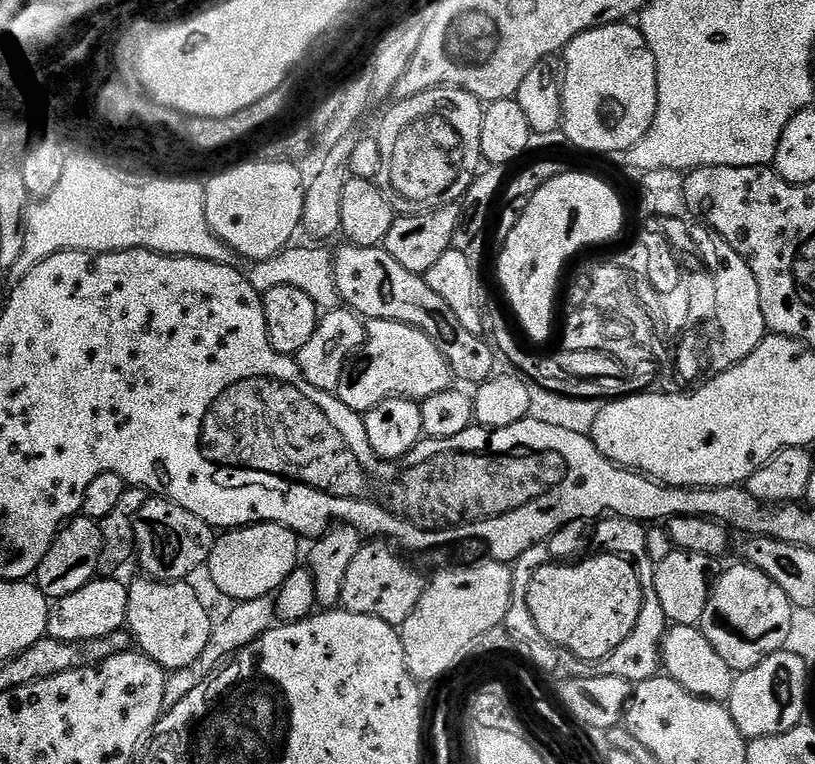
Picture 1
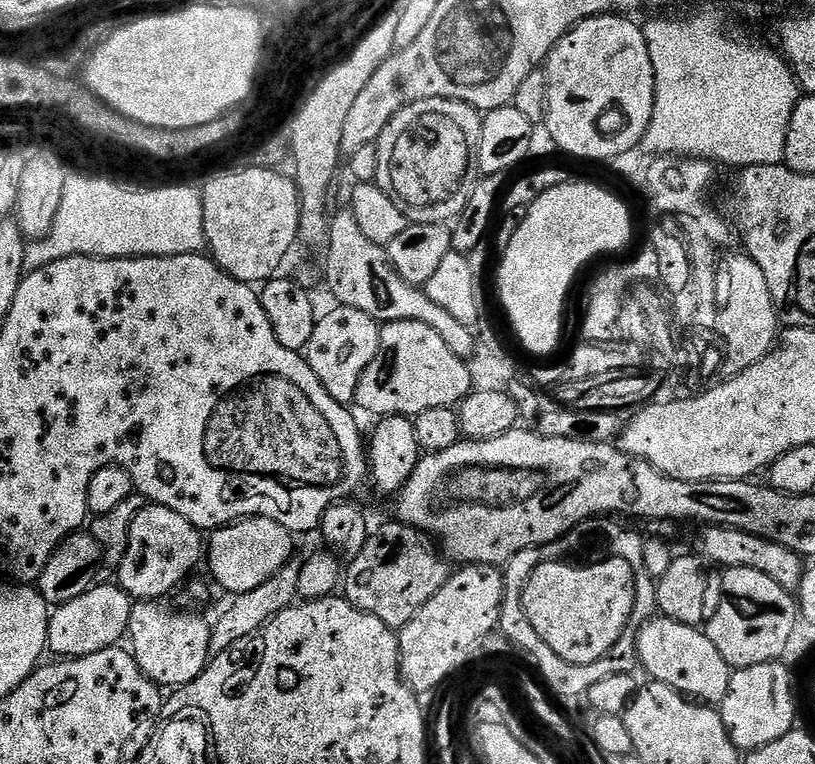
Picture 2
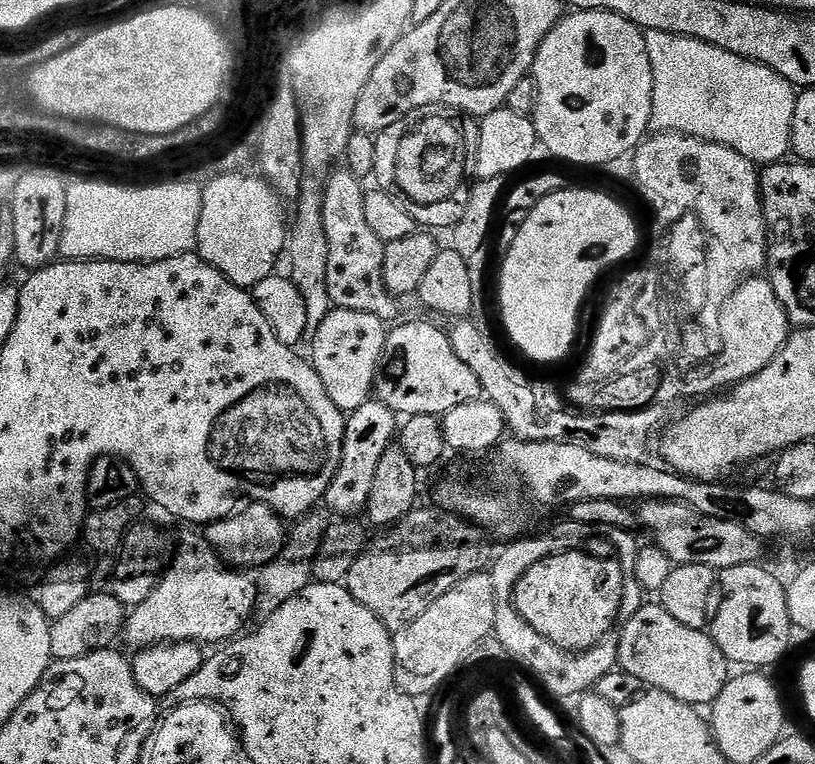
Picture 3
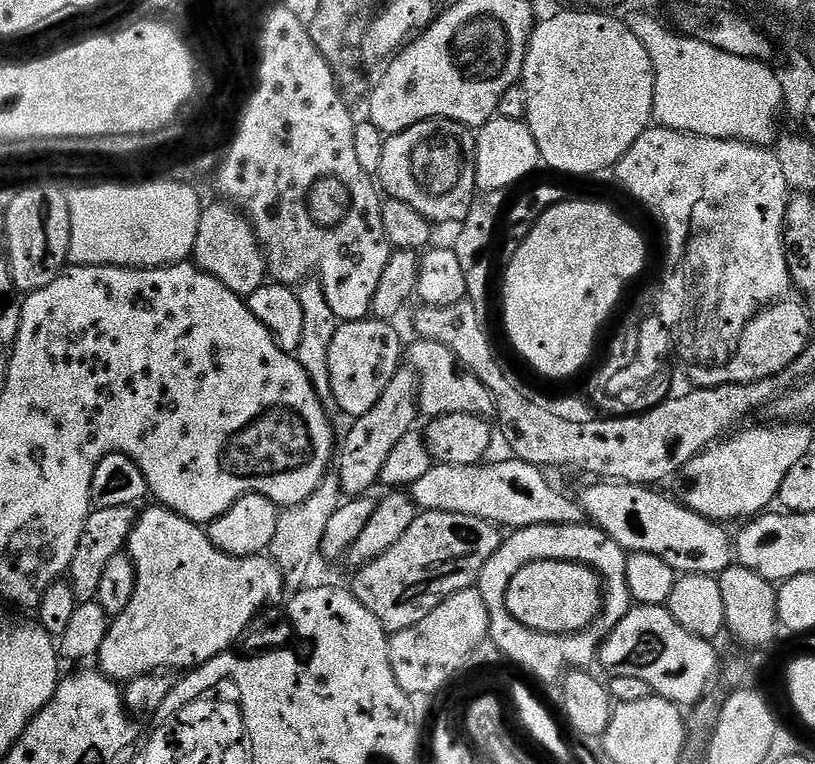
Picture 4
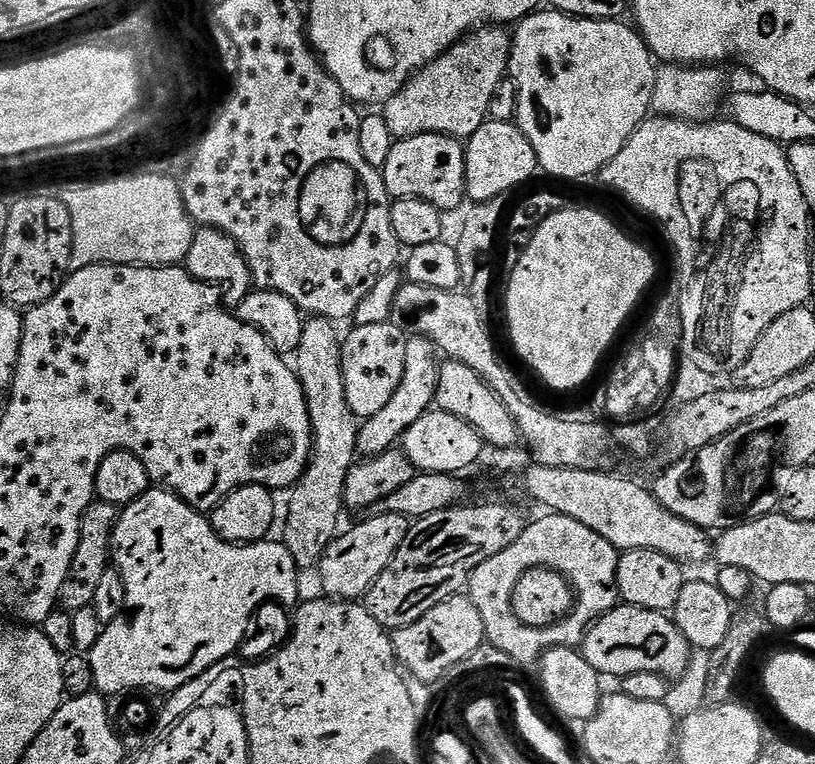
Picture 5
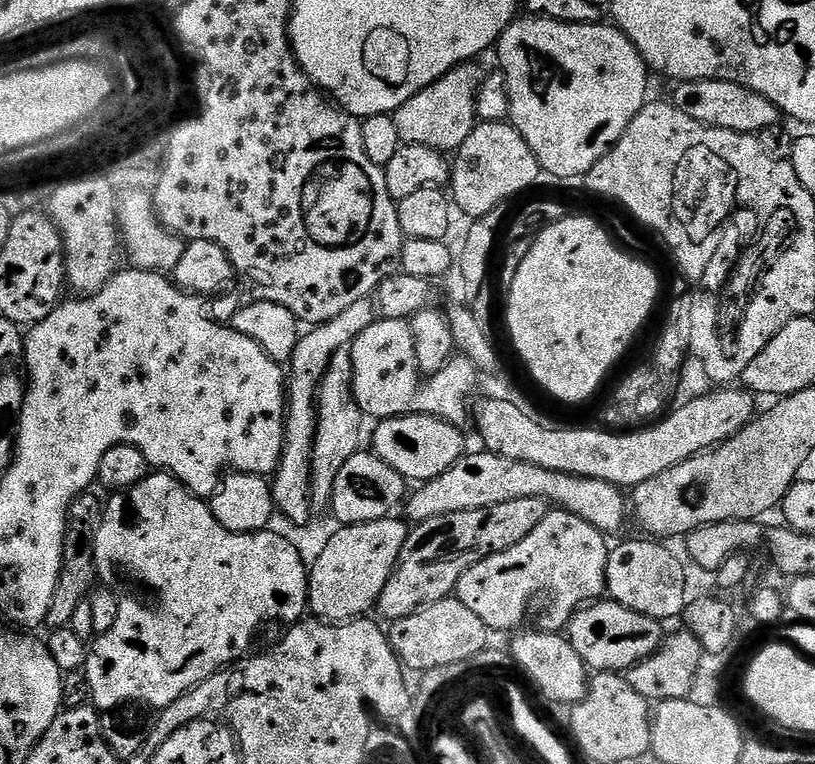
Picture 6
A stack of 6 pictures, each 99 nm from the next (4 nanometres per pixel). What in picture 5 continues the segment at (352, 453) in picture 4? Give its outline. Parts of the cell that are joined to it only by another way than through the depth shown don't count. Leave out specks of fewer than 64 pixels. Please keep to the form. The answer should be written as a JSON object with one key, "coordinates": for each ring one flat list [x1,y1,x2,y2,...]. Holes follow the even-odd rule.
{"coordinates":[[415,334,408,336,406,362,402,366,402,382,398,382,394,398,390,398,390,402,386,402,385,408,378,410,378,414,360,424,356,451,361,457,381,456,383,452,399,445,407,428,414,426,414,422,418,422,418,418,422,418,422,414,435,405,441,365,436,356,438,357,438,349,432,341]]}

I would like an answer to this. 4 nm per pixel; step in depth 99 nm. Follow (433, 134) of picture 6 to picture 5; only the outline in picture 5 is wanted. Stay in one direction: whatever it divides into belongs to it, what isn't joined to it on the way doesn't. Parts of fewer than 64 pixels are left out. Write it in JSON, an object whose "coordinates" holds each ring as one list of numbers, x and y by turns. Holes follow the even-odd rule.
{"coordinates":[[481,26,460,37,438,59,412,75,394,98,383,105,382,115,386,126,390,126,390,134,396,140,418,134,473,136,489,119,490,98,494,98,498,82,509,75,511,53,511,35,500,26]]}

